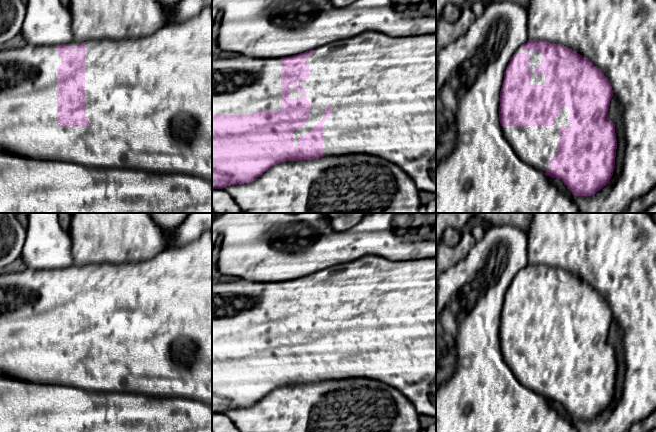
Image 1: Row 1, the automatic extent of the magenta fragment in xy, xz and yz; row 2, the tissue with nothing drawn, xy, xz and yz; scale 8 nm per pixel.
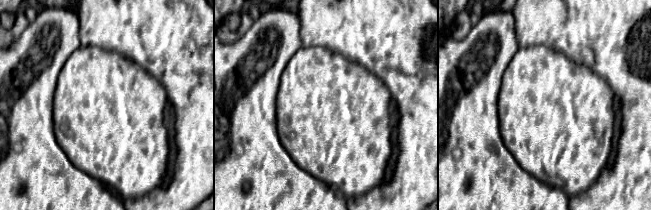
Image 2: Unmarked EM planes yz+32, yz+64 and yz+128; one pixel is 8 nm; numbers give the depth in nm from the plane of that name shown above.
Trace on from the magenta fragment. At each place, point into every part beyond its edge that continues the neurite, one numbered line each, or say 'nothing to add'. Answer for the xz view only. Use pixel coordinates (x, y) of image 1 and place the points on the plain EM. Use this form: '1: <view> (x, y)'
1: xz (382, 314)

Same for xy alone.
1: xy (148, 324)

